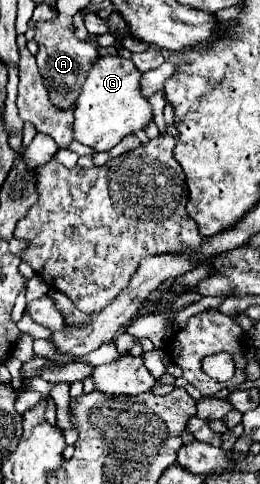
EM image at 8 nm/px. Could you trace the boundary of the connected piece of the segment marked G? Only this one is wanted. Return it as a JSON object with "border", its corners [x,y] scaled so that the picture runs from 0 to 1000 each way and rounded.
{"border":[[[427,112],[373,120],[335,149],[312,198],[296,198],[281,219],[281,285],[365,314],[404,314],[458,298],[488,277],[550,269],[588,244],[588,231],[581,215],[542,198],[535,161],[542,149],[512,140],[512,128],[488,120]]]}

